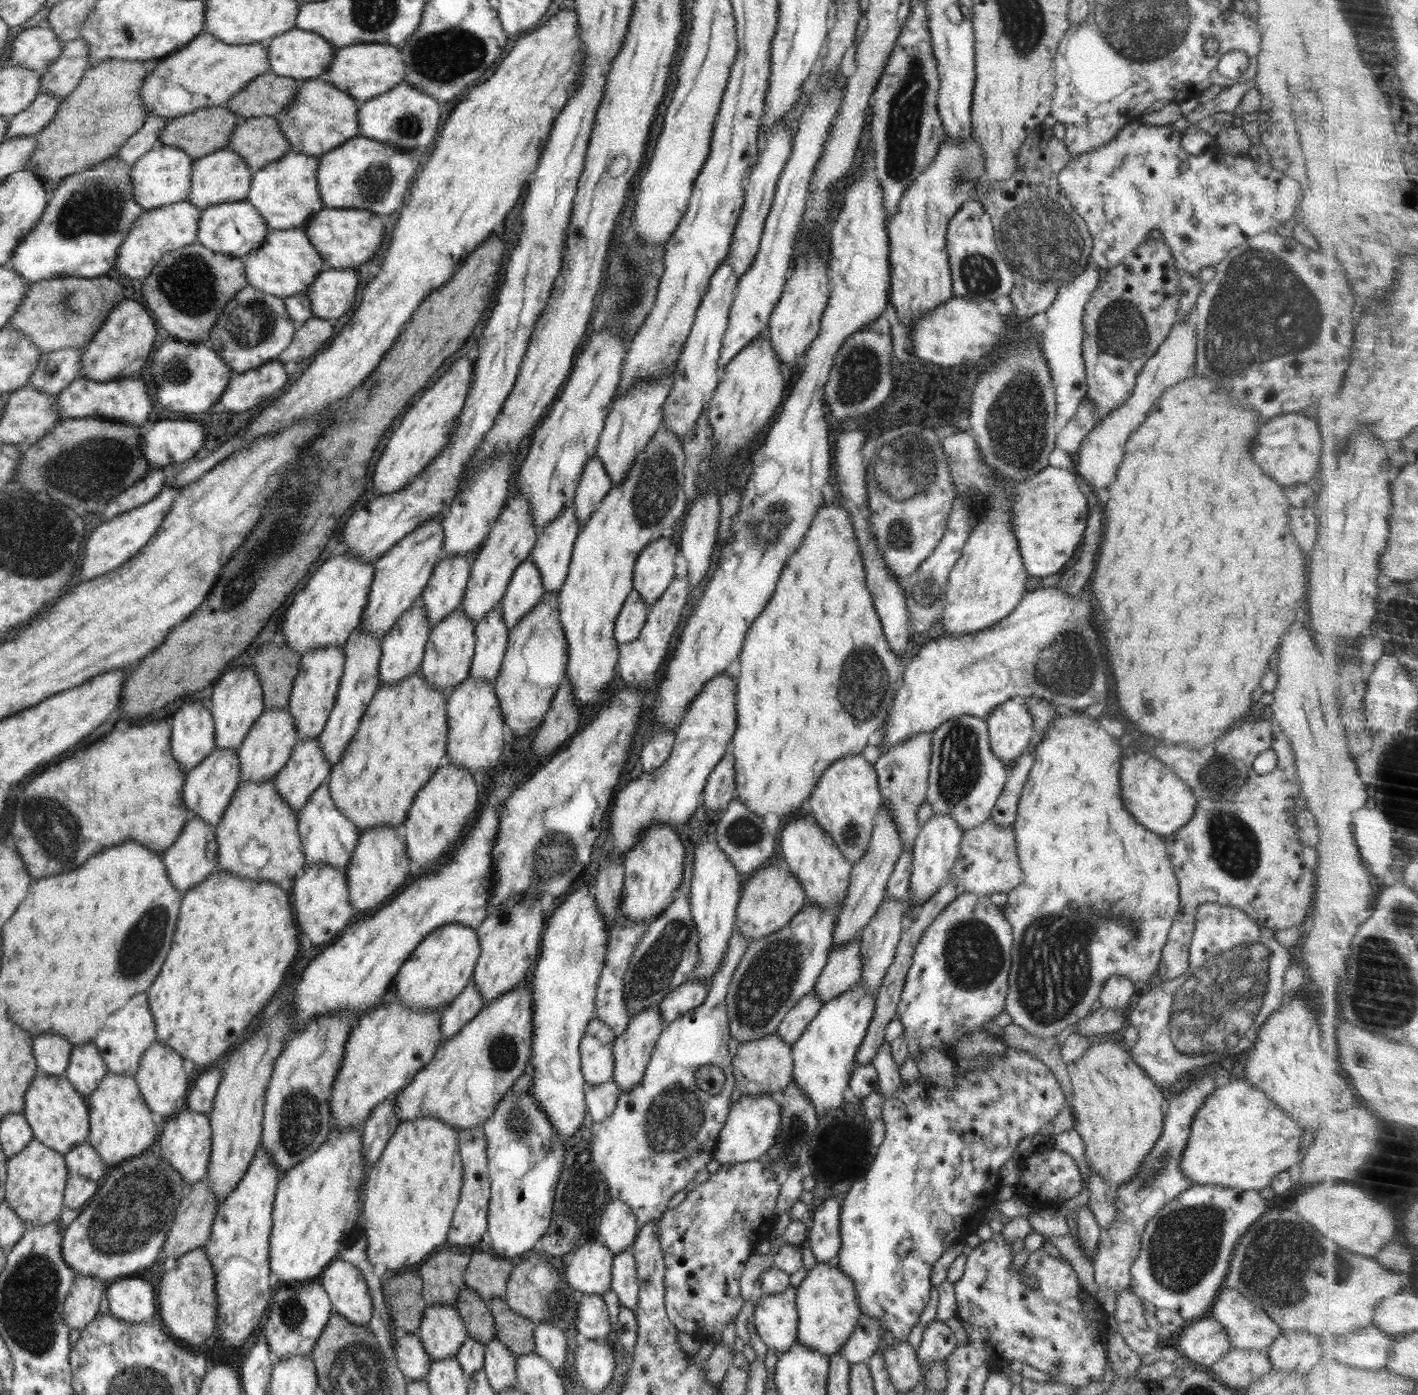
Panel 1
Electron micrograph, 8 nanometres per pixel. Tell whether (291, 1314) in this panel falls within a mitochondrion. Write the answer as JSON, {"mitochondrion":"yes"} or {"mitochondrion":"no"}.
{"mitochondrion":"yes"}

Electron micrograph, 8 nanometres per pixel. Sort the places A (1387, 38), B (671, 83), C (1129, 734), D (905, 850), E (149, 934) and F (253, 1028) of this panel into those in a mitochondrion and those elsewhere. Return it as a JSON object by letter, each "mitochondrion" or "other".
{"A":"mitochondrion","B":"other","C":"other","D":"other","E":"mitochondrion","F":"other"}

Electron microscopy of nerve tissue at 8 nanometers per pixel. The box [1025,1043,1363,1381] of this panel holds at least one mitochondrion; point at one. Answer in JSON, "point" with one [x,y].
{"point":[1280,1281]}

